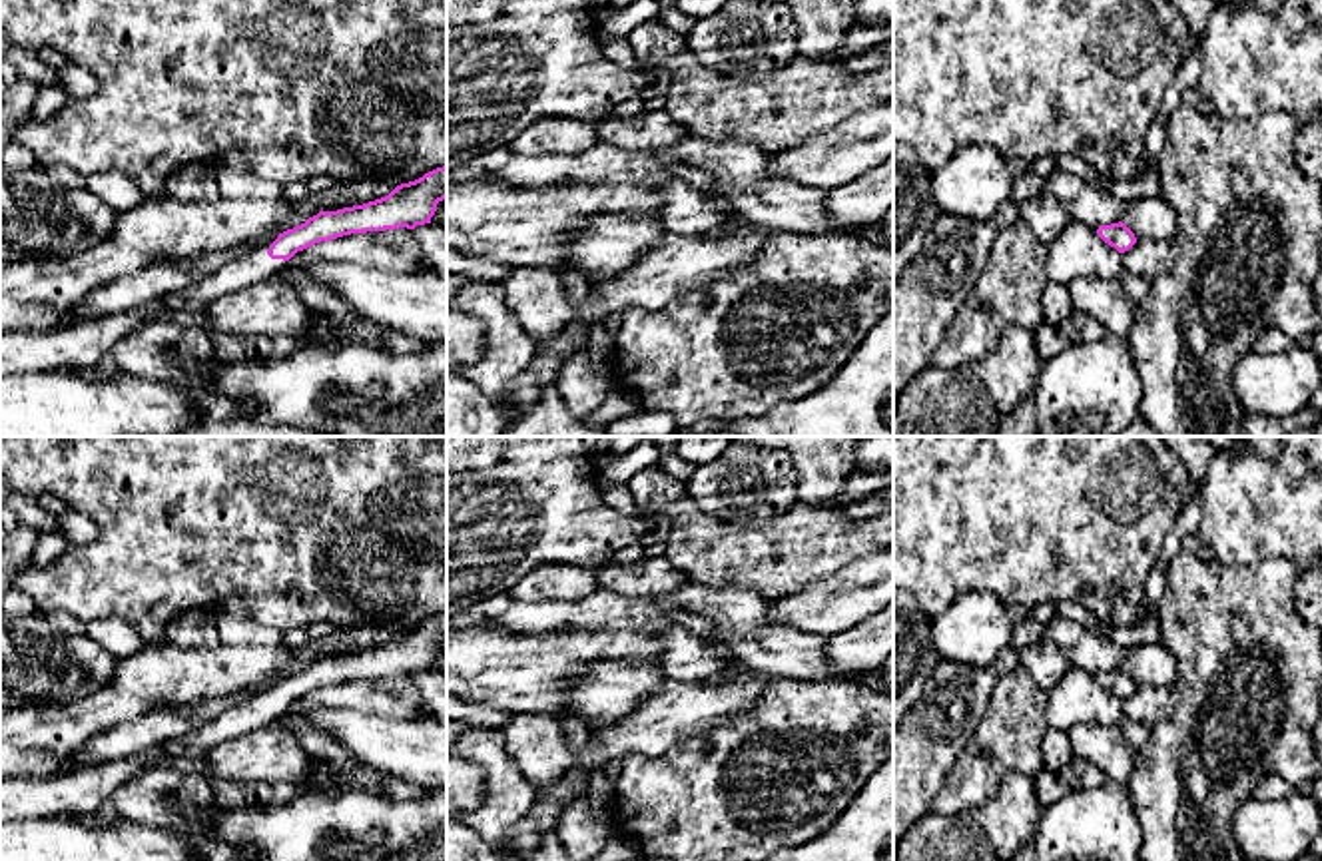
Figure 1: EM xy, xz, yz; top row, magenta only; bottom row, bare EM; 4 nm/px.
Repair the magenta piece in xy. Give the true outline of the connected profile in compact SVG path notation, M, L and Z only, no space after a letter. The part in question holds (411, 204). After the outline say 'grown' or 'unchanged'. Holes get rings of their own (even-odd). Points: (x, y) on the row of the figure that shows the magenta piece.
M447 165L437 167L423 177L397 185L389 195L353 207L343 207L337 211L319 211L309 217L305 223L287 229L273 237L271 241L261 241L255 249L235 253L219 271L199 279L185 291L167 293L160 303L164 303L171 313L177 311L203 311L211 301L229 295L231 291L239 291L251 287L263 279L277 275L287 269L289 259L315 243L337 239L351 233L367 233L367 231L385 231L407 227L415 229L417 225L431 223L431 217L437 211L437 203L447 197Z; grown

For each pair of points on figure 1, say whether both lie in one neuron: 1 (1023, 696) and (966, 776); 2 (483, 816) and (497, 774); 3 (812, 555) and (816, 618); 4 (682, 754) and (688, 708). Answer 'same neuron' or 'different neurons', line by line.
1: same neuron
2: same neuron
3: different neurons
4: different neurons

